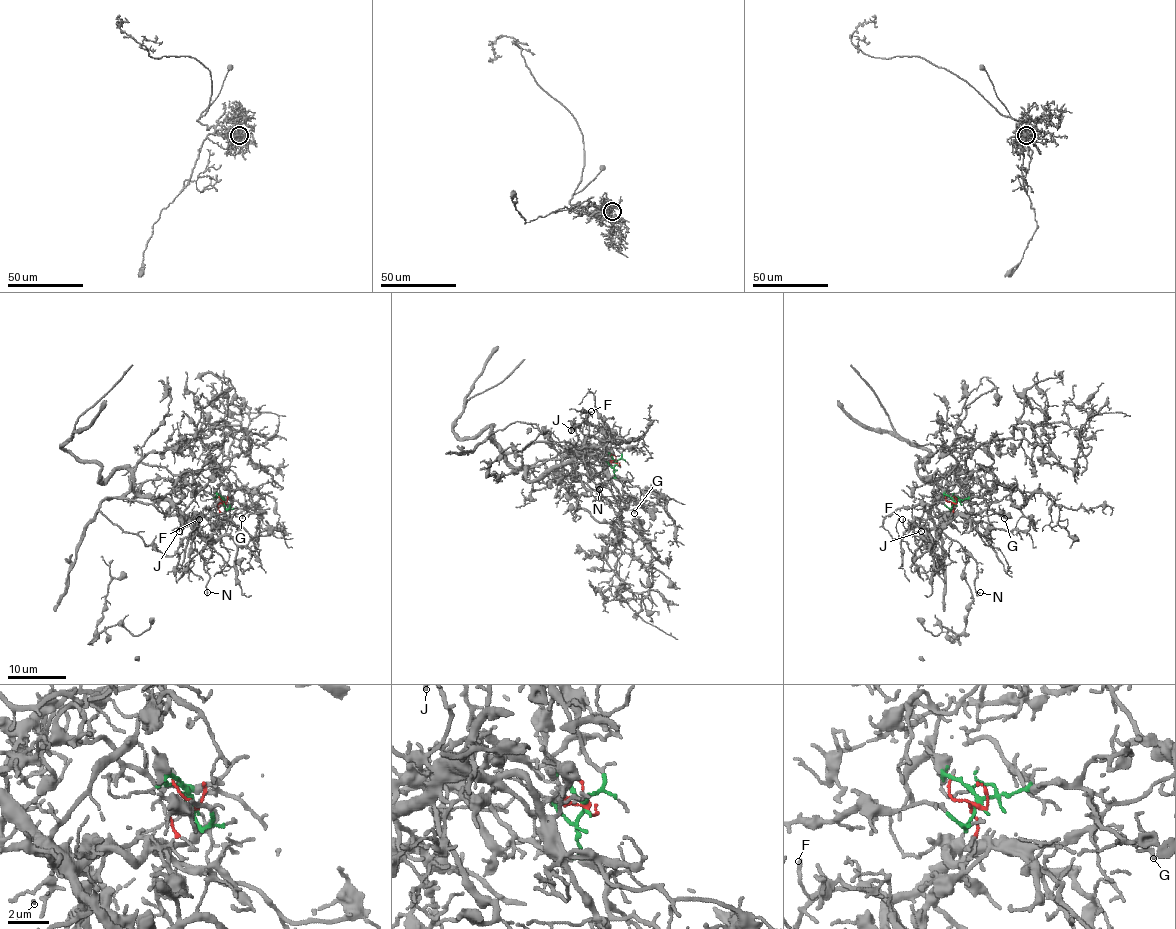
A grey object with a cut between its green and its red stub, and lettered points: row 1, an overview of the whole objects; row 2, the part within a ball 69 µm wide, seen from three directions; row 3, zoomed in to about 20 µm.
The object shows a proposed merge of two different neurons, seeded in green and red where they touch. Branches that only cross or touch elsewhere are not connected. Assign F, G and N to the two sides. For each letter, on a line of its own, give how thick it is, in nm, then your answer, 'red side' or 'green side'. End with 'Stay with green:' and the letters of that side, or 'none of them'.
F: 160 nm | red side
G: 170 nm | green side
N: 150 nm | red side
Stay with green: G

